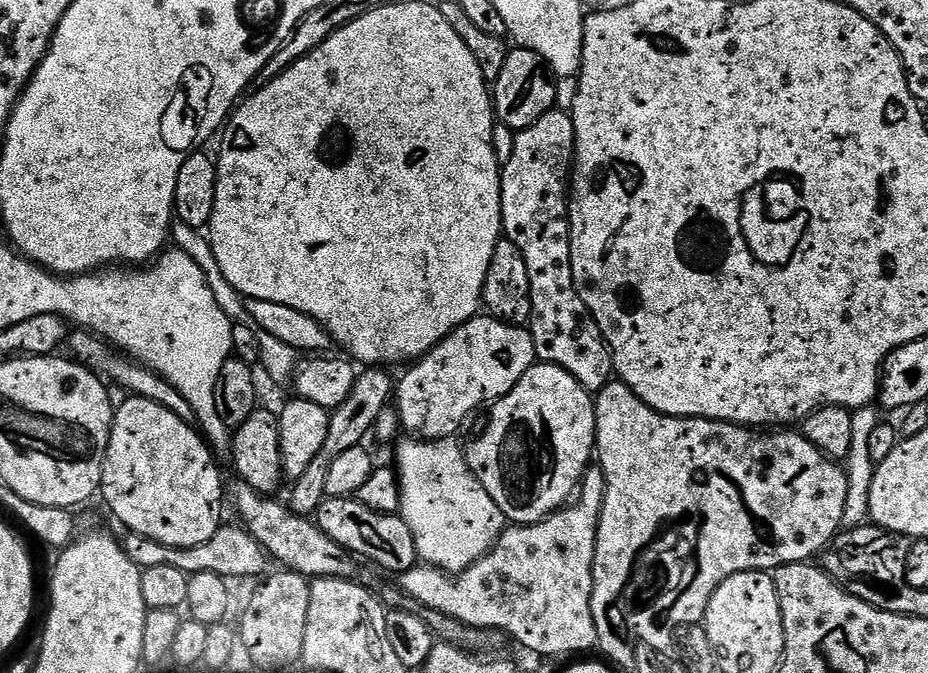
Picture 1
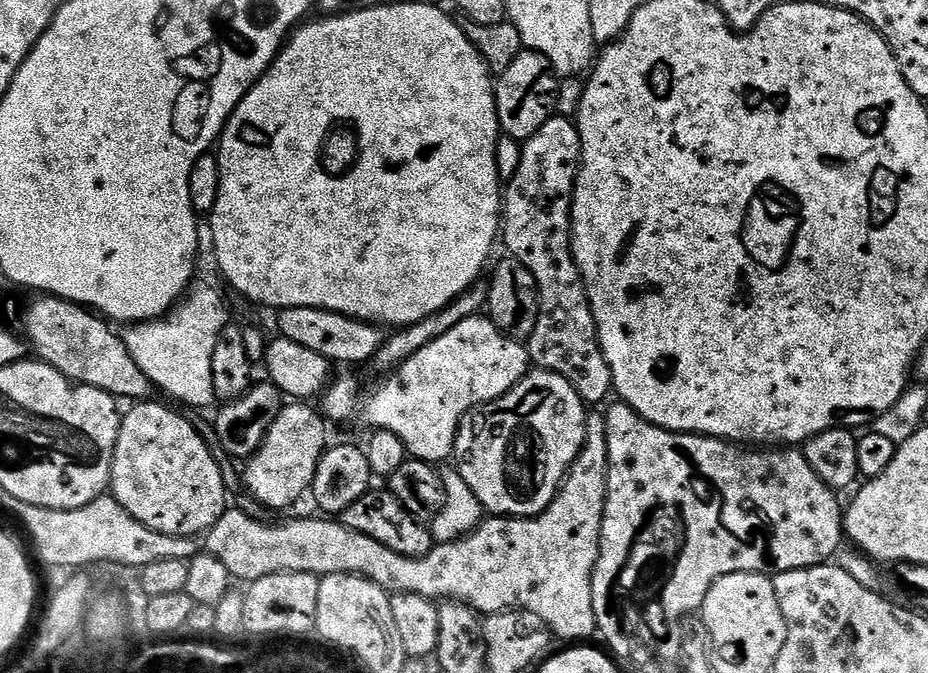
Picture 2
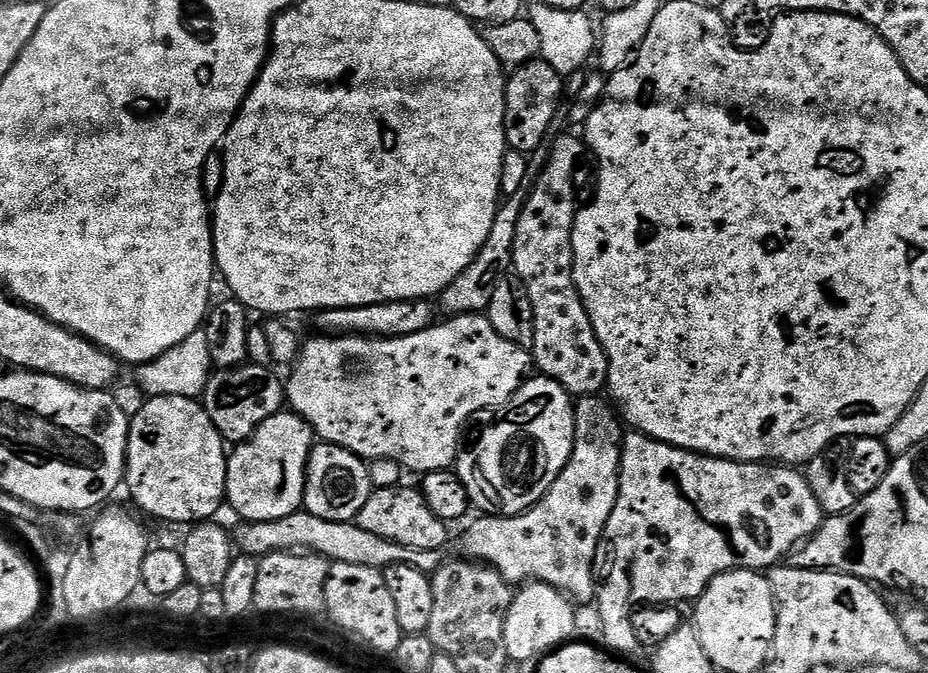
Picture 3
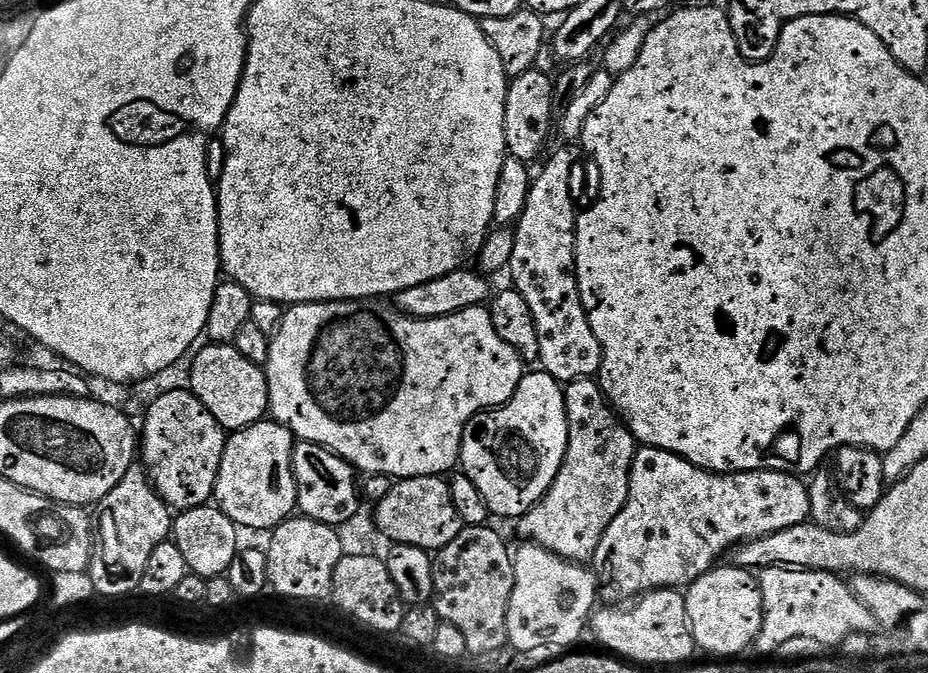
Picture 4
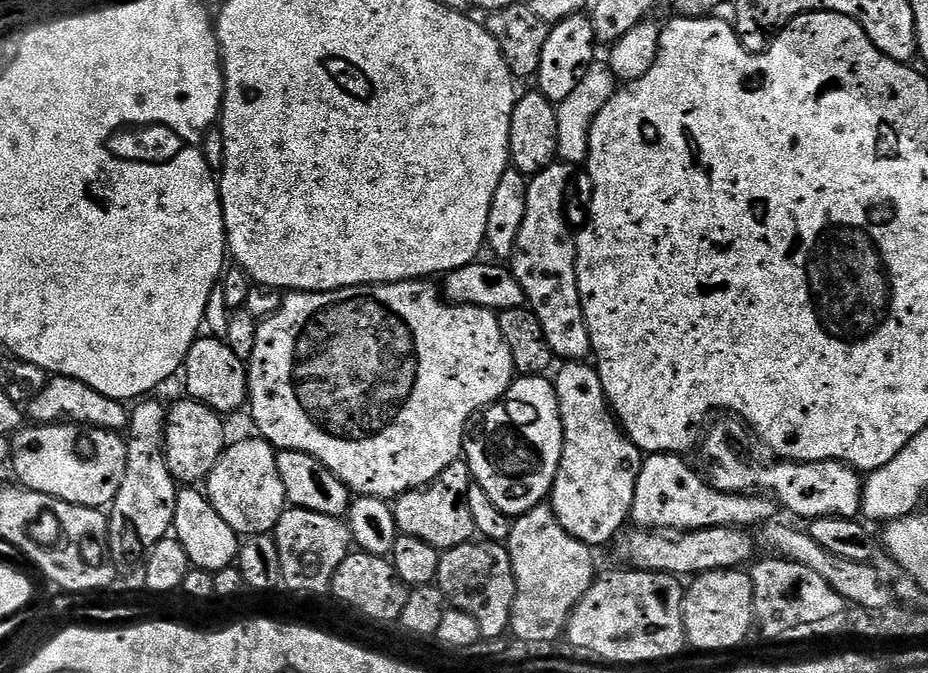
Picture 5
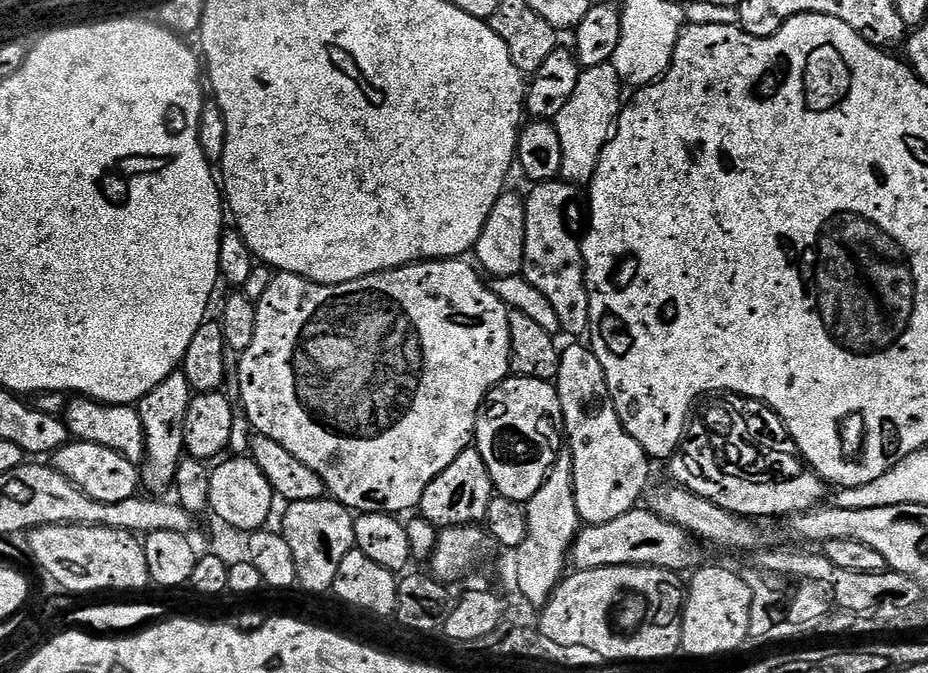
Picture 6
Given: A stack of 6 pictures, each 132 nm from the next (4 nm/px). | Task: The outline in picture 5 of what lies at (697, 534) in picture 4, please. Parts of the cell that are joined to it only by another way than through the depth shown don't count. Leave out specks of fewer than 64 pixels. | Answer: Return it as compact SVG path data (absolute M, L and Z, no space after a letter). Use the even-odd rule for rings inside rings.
M658 452L641 463L634 490L631 523L640 530L671 530L676 534L700 528L763 526L777 519L778 505L768 494L741 494L718 490L680 454Z

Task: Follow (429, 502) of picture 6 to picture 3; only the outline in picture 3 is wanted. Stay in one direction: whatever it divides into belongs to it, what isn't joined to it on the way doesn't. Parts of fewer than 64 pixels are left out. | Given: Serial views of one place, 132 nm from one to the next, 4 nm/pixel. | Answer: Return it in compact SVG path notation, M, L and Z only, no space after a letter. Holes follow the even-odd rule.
M419 487L377 488L366 498L366 506L356 515L355 523L369 534L378 534L378 538L386 538L390 542L398 542L402 546L414 546L414 550L434 550L440 552L448 540L449 525L440 520L426 506L426 498Z

